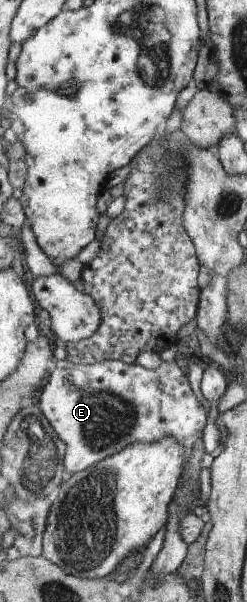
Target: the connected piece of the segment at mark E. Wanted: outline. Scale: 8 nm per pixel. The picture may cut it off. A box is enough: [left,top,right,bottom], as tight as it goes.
[38,357,208,476]

